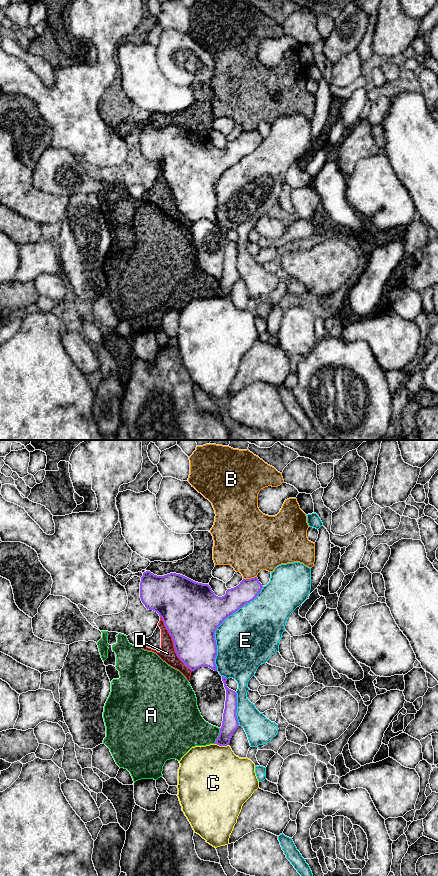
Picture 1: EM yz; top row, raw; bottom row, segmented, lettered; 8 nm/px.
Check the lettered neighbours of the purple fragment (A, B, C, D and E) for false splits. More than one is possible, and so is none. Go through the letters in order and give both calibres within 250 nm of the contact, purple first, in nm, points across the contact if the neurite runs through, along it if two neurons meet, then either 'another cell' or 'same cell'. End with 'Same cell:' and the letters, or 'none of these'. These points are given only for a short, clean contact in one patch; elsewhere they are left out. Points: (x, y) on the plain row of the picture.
A: 130 nm thick on the purple side, 300 nm on the other; another cell
B: 180 nm thick on the purple side, 400 nm on the other; another cell
C: 130 nm thick on the purple side, 480 nm on the other; another cell
D: 420 nm thick on the purple side, 120 nm on the other; another cell
E: 460 nm thick on the purple side, 460 nm on the other; another cell
Same cell: none of these

